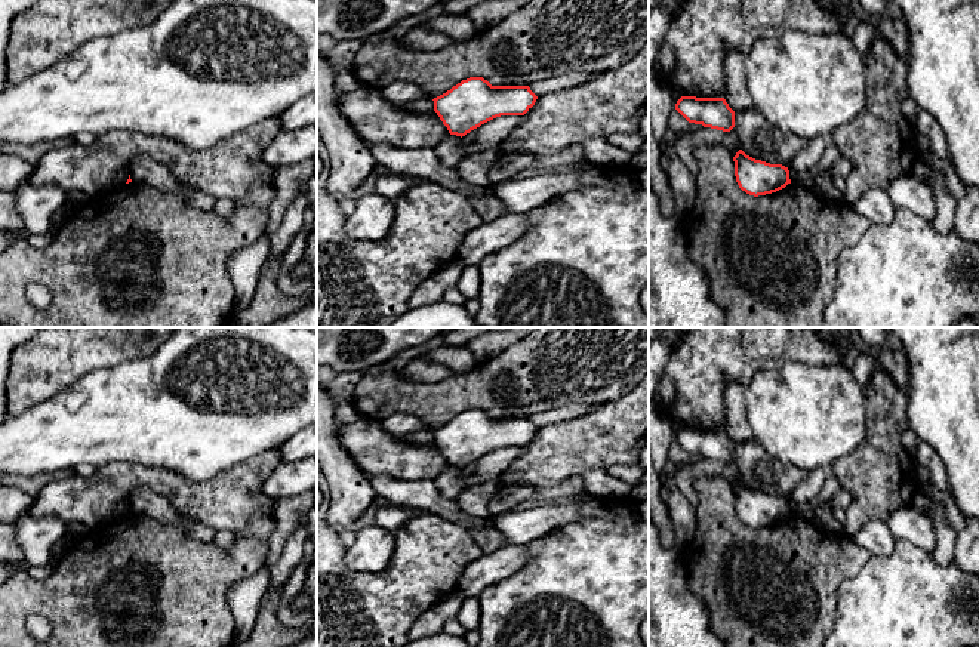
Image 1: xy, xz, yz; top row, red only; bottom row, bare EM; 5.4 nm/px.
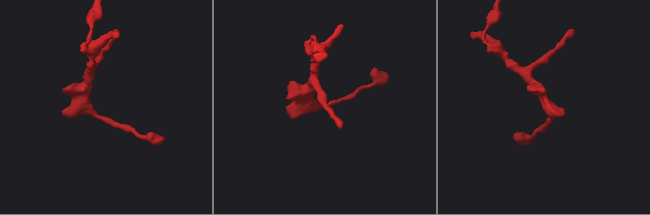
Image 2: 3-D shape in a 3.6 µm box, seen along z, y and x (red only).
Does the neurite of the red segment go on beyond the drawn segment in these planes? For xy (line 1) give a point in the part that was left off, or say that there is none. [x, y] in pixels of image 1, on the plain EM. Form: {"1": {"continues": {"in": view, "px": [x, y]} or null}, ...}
{"1": {"continues": null}}

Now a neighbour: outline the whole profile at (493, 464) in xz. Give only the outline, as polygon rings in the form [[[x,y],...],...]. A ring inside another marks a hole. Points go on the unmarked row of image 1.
[[[501,447],[471,462],[461,471],[465,487],[477,486],[502,475],[521,455],[521,447]]]

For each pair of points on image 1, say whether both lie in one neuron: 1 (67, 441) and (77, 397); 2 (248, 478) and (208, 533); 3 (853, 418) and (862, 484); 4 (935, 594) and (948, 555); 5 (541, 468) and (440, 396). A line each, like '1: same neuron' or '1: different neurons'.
1: same neuron
2: different neurons
3: different neurons
4: different neurons
5: different neurons

